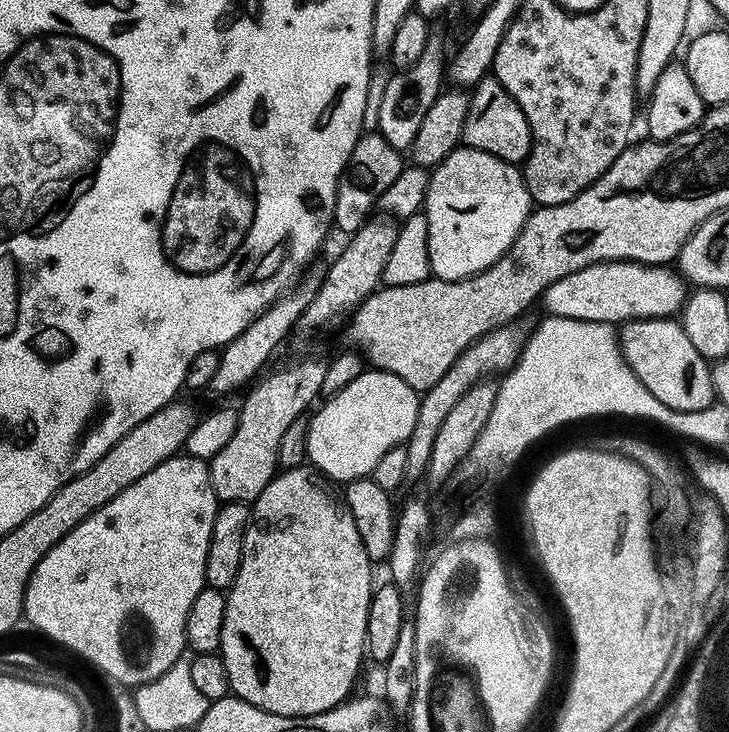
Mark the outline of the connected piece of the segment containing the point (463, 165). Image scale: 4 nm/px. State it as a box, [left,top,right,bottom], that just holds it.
[422,146,533,280]

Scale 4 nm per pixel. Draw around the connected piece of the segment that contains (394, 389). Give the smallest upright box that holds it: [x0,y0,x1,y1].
[307,370,420,482]

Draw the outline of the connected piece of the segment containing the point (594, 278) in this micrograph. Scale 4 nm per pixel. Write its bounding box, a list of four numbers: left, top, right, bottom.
[540,260,686,326]

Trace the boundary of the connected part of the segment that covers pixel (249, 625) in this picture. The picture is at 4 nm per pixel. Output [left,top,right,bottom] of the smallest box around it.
[219,467,373,716]

